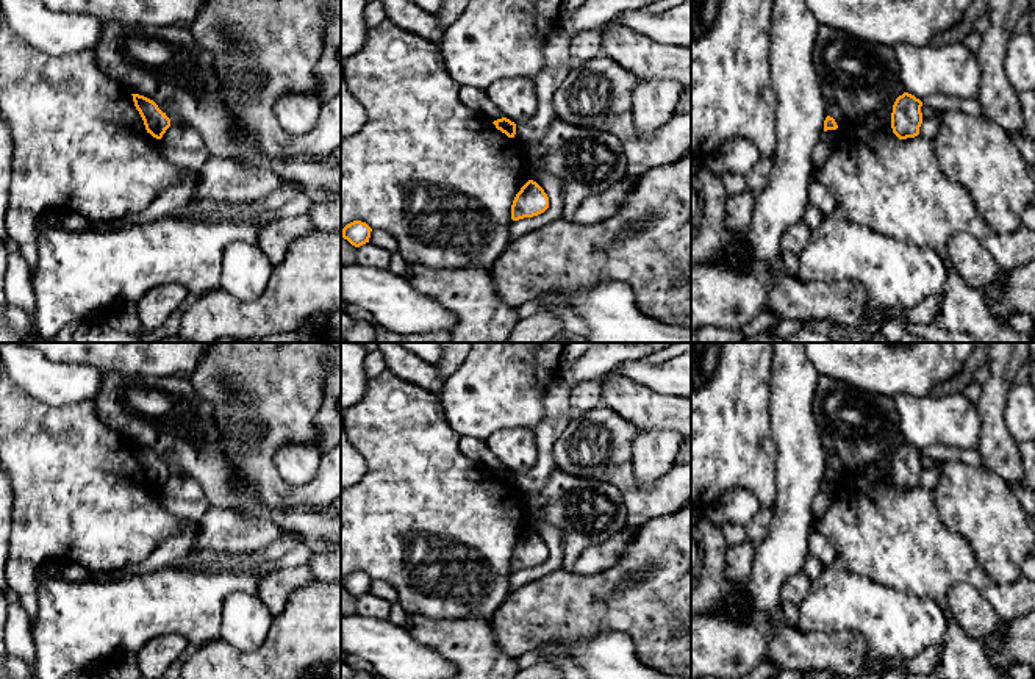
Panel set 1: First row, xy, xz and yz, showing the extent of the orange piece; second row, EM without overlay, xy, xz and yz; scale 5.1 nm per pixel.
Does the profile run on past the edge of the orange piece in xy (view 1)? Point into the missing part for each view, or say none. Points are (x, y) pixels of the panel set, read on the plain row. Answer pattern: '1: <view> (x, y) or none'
1: none

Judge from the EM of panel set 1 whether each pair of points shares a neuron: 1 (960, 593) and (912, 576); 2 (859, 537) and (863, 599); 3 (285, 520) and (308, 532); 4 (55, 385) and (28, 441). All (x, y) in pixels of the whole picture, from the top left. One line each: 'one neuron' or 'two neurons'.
1: two neurons
2: two neurons
3: one neuron
4: two neurons

